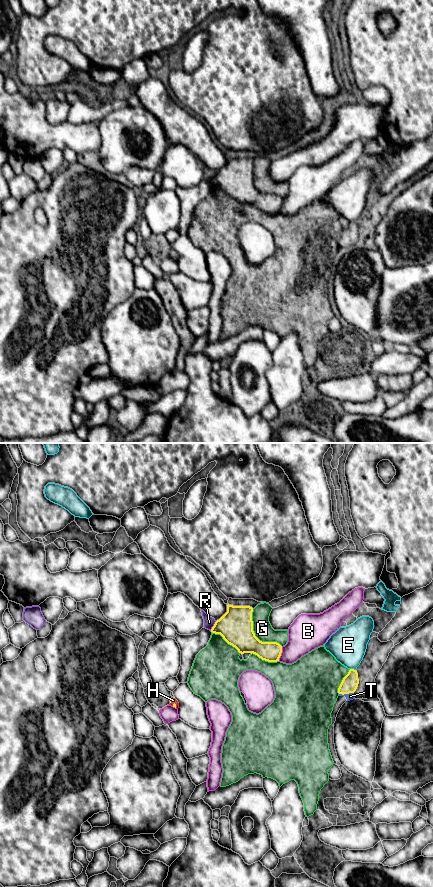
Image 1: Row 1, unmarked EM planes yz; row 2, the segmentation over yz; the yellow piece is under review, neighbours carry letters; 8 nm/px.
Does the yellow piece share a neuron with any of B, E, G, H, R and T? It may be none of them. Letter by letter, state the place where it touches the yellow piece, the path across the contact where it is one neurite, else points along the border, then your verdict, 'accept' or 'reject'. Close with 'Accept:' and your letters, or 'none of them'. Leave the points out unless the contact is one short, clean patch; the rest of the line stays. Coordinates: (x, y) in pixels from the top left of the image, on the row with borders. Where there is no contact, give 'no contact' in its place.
B: contact yz (280, 654); reject
E: contact yz (353, 669); reject
G: contact yz (255, 636); reject
H: contact yz (175, 705); way yz (174, 705), (175, 705), (173, 700); accept
R: contact yz (213, 626); border yz (216, 621), (210, 630); reject
T: contact yz (346, 693); accept
Accept: H, T

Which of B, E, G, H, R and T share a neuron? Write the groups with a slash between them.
B / E / G / H T / R

